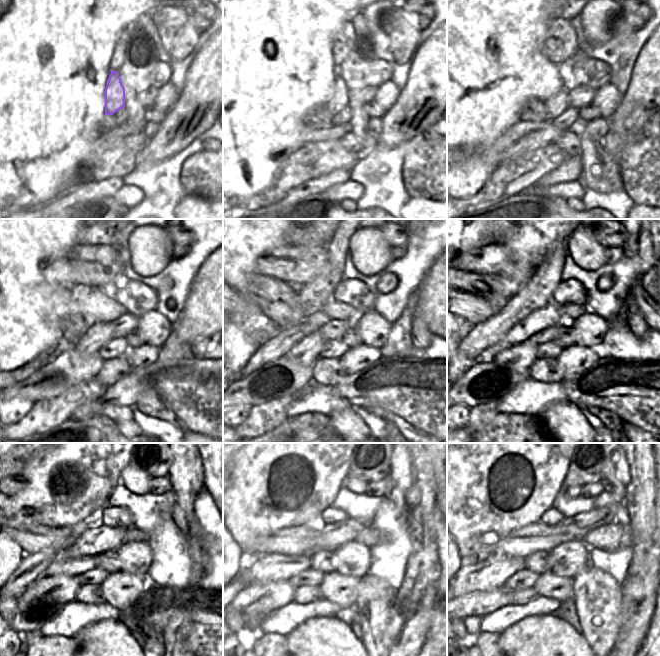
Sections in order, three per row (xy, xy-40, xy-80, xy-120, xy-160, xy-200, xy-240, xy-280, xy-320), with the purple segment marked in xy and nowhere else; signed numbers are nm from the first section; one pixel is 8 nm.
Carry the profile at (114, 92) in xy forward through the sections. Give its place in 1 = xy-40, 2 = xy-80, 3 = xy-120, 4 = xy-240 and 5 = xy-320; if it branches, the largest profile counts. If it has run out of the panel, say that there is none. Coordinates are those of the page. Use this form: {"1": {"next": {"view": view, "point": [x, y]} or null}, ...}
{"1": {"next": {"view": "xy-40", "point": [339, 100]}}, "2": {"next": {"view": "xy-80", "point": [555, 106]}}, "3": {"next": {"view": "xy-120", "point": [91, 341]}}, "4": {"next": {"view": "xy-240", "point": [39, 586]}}, "5": {"next": {"view": "xy-320", "point": [467, 603]}}}

